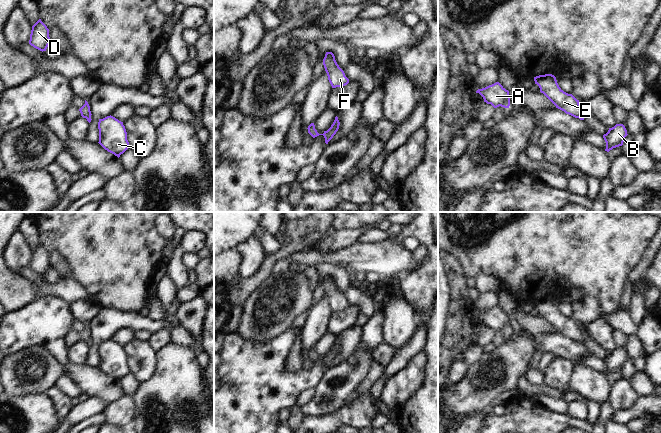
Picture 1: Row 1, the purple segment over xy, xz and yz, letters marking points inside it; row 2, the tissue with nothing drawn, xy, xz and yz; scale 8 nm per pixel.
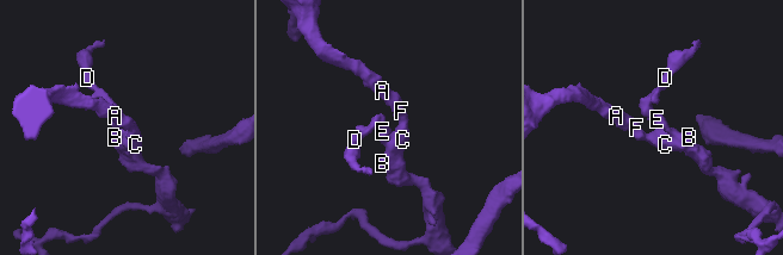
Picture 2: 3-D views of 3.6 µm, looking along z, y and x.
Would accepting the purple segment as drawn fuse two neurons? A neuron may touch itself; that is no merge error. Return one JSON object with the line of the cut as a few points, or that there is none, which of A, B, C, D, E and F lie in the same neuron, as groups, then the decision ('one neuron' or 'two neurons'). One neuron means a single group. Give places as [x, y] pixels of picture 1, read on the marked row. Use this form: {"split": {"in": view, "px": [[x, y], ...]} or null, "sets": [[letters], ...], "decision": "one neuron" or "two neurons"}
{"split": null, "sets": [["A", "B", "C", "D", "E", "F"]], "decision": "one neuron"}

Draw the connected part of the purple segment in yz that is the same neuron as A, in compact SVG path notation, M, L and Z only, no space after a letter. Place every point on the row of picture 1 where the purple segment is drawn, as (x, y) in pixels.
M499 82L482 89L478 89L476 93L479 93L483 97L484 102L491 104L494 108L499 106L509 108L510 106L509 91L506 90Z

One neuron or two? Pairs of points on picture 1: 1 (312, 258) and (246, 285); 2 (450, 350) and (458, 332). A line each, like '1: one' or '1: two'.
1: two
2: one

